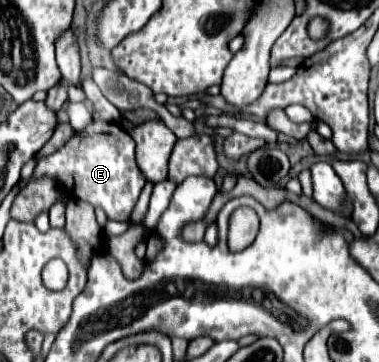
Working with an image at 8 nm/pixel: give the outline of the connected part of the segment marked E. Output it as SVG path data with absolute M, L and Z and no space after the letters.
M92 118L92 122L84 130L74 132L74 136L68 138L62 148L58 148L54 154L38 162L34 176L30 180L38 178L56 180L66 190L68 196L84 200L94 208L96 206L102 208L108 220L118 222L130 218L130 212L140 196L140 190L146 184L134 160L132 136L126 130L122 130L122 126L98 118Z

